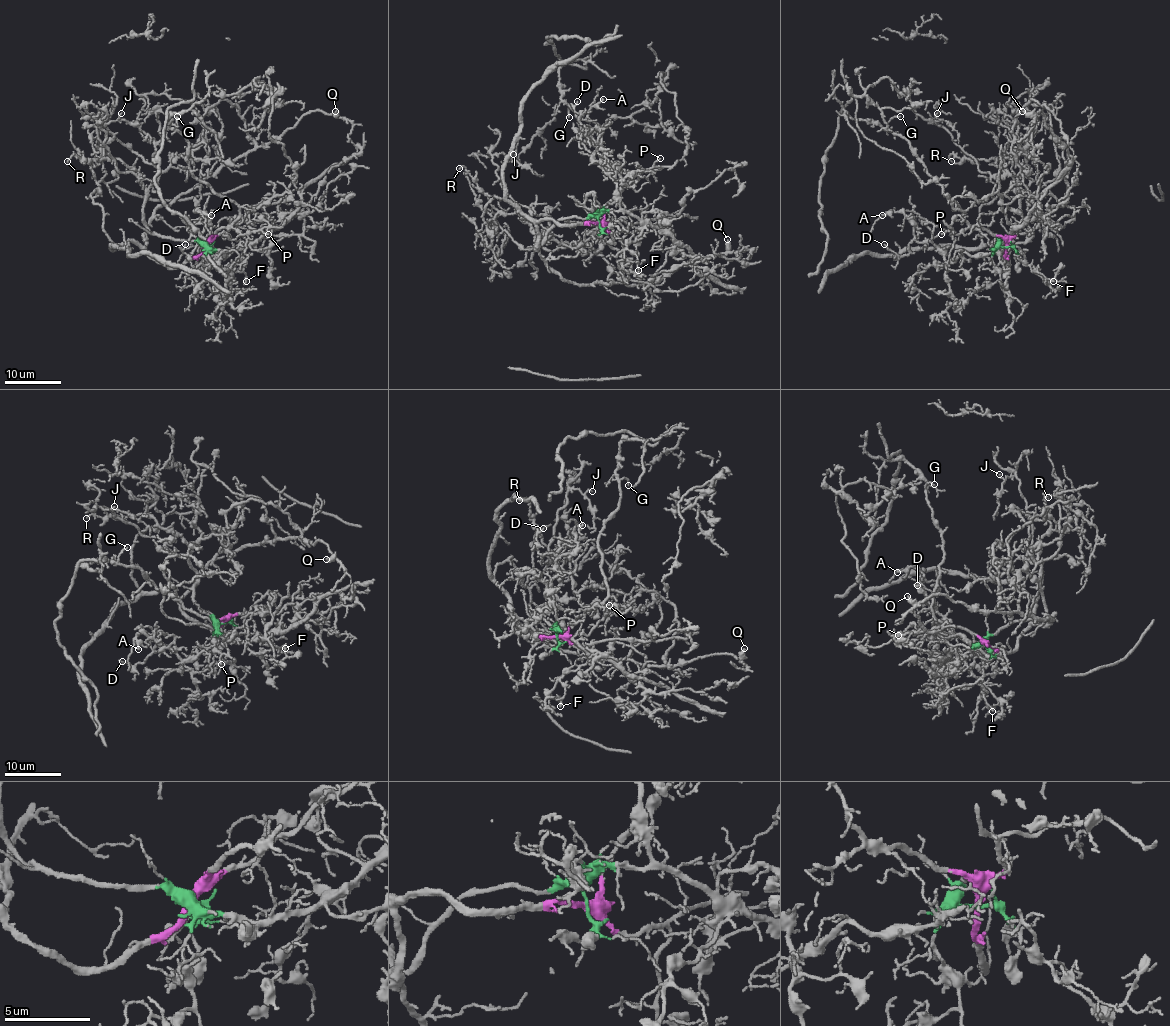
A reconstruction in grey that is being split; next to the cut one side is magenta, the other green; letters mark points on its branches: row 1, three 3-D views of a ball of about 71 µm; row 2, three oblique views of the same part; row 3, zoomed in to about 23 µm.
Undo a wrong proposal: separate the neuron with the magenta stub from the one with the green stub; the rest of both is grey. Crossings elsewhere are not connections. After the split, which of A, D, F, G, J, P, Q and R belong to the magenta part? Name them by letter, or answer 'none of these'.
G, P, Q

